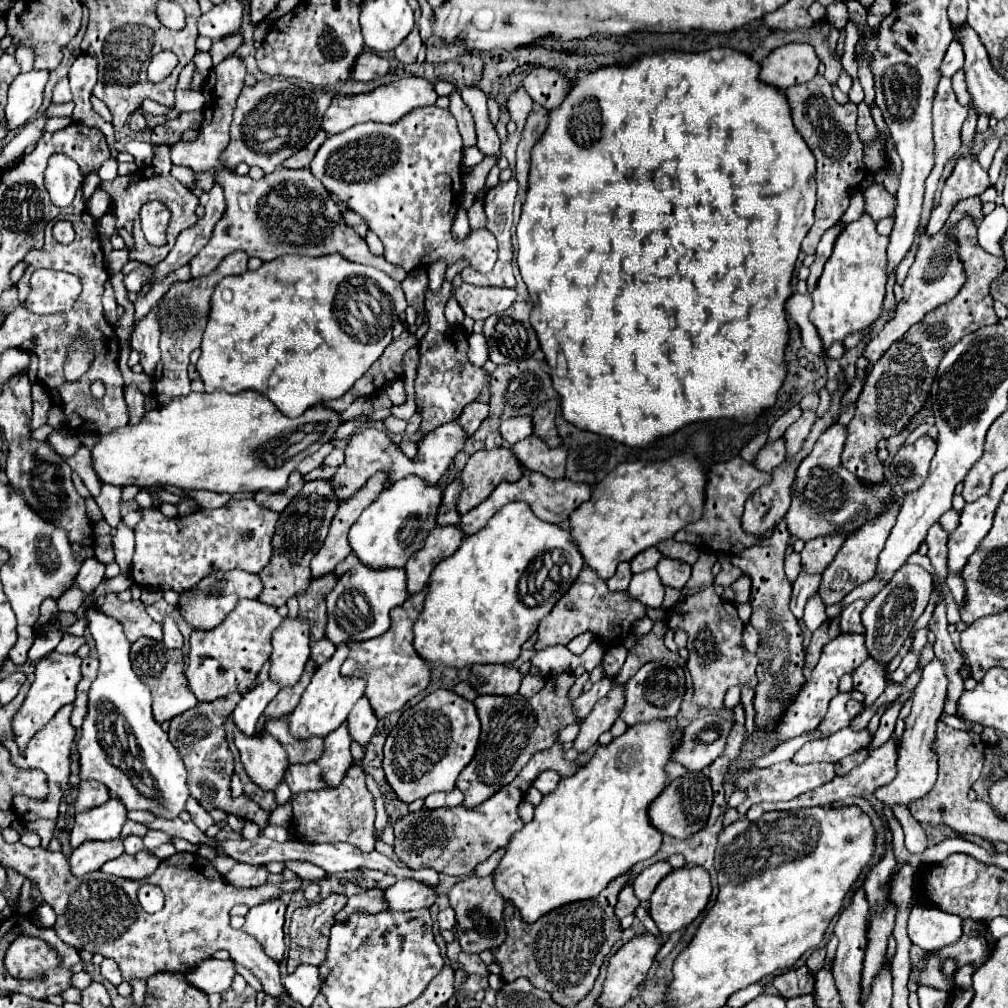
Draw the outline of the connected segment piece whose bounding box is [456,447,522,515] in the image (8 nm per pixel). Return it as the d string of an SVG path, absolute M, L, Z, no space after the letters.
M510 447L476 451L460 473L462 493L456 501L456 511L460 515L468 513L472 507L482 503L498 483L518 481L520 477L522 477L522 467L512 455Z

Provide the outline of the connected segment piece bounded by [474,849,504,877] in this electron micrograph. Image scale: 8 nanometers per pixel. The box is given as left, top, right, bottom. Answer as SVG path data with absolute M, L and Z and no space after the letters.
M498 849L498 853L494 853L486 863L480 863L480 867L474 869L474 875L476 875L476 877L486 877L486 875L490 875L490 873L494 871L494 867L498 865L498 861L502 859L502 855L504 855L504 849Z

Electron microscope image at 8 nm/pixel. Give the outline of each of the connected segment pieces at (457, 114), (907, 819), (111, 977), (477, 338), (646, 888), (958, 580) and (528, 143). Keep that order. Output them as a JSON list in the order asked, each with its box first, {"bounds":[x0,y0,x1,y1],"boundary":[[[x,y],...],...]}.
[{"bounds":[450,89,476,147],"boundary":[[[454,89],[450,95],[450,113],[454,115],[454,119],[458,121],[458,131],[464,139],[464,147],[472,147],[476,145],[476,131],[474,131],[474,119],[470,109],[466,107],[466,103],[460,97],[460,91]]]},{"bounds":[894,805,928,853],"boundary":[[[900,805],[894,807],[894,815],[896,815],[896,819],[900,821],[900,825],[906,833],[908,851],[910,853],[922,853],[928,847],[928,841],[926,841],[926,833],[920,827],[920,823],[910,817],[910,811],[906,807],[900,807]]]},{"bounds":[100,959,122,987],"boundary":[[[104,959],[102,965],[100,965],[100,973],[104,979],[108,979],[114,987],[122,983],[122,973],[120,973],[120,967],[112,961],[112,959]]]},{"bounds":[468,333,488,367],"boundary":[[[480,333],[468,335],[468,361],[472,361],[472,365],[476,367],[482,367],[488,361],[486,339]]]},{"bounds":[632,861,672,901],"boundary":[[[658,861],[650,867],[646,867],[632,883],[634,887],[634,895],[640,899],[640,901],[648,901],[648,897],[652,895],[652,891],[656,889],[656,885],[660,883],[660,879],[664,875],[668,875],[672,871],[672,867],[666,863],[666,861]]]},{"bounds":[948,575,964,607],"boundary":[[[950,575],[948,579],[948,587],[950,587],[950,591],[952,591],[952,595],[954,595],[954,599],[956,599],[956,603],[958,603],[958,607],[962,607],[964,605],[964,583],[962,583],[962,575]]]},{"bounds":[514,105,548,189],"boundary":[[[534,105],[534,111],[530,113],[526,127],[522,131],[522,139],[518,143],[518,151],[516,151],[516,175],[514,179],[518,181],[520,189],[528,187],[528,169],[530,169],[530,151],[536,145],[536,141],[544,135],[548,127],[548,111],[544,107]]]}]

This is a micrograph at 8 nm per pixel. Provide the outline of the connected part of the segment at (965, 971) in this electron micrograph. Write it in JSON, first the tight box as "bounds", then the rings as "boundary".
{"bounds":[954,965,976,989],"boundary":[[[964,965],[960,969],[956,969],[954,973],[954,985],[960,989],[970,989],[972,987],[972,973],[976,971],[974,965]]]}

